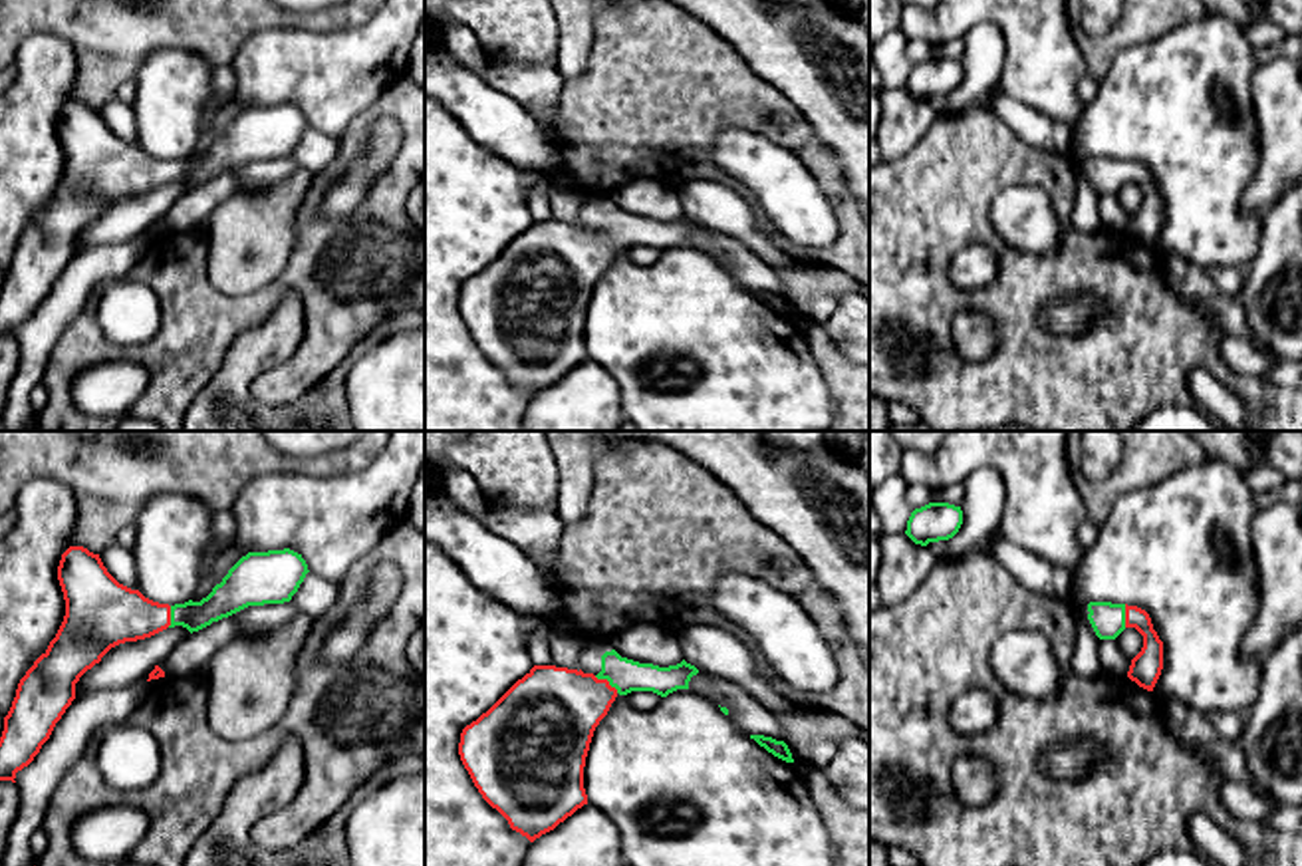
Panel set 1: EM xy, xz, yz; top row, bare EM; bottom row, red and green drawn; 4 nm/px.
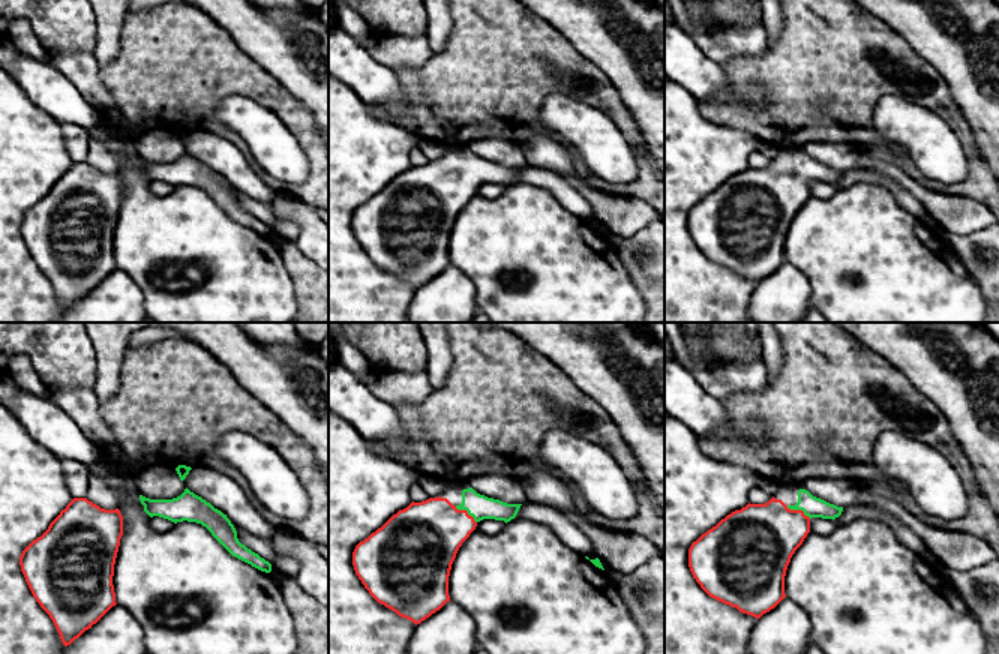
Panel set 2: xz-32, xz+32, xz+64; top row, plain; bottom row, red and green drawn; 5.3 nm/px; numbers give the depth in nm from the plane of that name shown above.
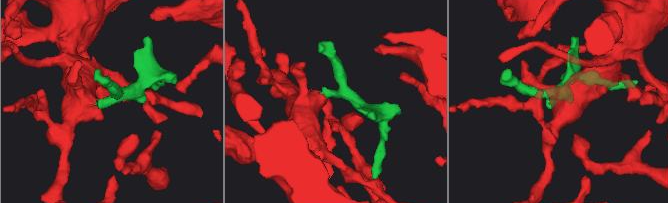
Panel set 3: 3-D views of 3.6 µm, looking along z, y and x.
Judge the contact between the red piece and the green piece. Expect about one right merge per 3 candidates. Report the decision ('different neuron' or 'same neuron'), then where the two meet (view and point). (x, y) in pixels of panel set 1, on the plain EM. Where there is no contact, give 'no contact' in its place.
same neuron; contact xz (606, 235)

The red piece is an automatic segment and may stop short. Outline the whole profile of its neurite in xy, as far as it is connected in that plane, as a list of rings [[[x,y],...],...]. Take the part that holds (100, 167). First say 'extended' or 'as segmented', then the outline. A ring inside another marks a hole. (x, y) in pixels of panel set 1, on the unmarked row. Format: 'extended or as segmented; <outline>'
extended; [[[69,101],[58,135],[65,171],[48,205],[20,234],[0,292],[0,336],[16,338],[75,254],[75,238],[115,201],[183,181],[191,189],[248,161],[284,159],[308,129],[302,109],[248,107],[200,157],[159,159],[119,139],[99,109]]]

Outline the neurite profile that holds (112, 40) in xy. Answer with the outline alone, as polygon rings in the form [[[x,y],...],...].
[[[0,0],[0,70],[16,60],[20,44],[32,34],[44,32],[65,38],[77,56],[77,83],[73,101],[83,101],[93,109],[101,109],[109,99],[133,103],[137,77],[149,54],[161,48],[187,50],[210,66],[230,64],[240,44],[260,28],[302,28],[310,32],[341,32],[363,26],[385,0],[349,0],[333,8],[312,14],[294,14],[272,0],[157,0],[153,10],[143,14],[127,8],[121,0]]]

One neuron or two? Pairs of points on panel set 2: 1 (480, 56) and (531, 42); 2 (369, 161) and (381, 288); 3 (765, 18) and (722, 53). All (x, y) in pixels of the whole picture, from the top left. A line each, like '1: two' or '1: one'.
1: one
2: one
3: one

